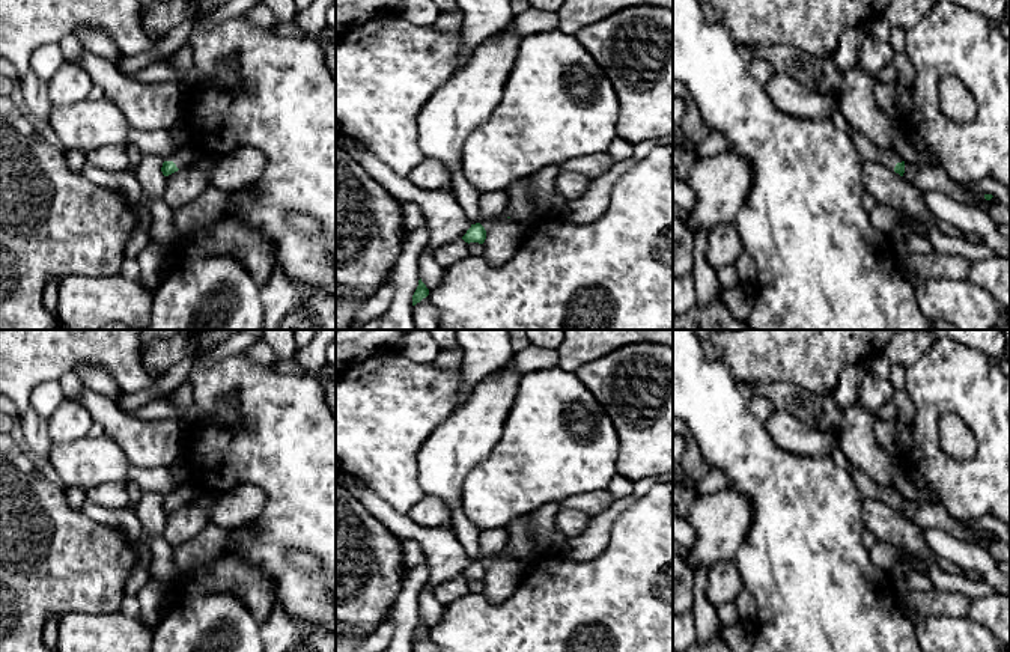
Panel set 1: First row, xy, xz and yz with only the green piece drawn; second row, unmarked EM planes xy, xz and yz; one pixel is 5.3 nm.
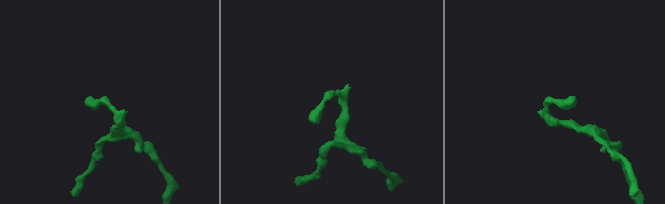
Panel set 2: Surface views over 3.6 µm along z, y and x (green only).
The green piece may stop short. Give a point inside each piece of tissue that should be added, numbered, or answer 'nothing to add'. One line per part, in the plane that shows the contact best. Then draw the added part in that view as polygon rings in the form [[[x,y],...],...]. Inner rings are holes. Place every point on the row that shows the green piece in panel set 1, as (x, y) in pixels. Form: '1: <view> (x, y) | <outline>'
1: xy (182, 157) | [[[187,143],[184,148],[173,152],[166,161],[173,161],[178,169],[185,169],[191,164],[191,161],[199,155],[197,146],[193,143]]]

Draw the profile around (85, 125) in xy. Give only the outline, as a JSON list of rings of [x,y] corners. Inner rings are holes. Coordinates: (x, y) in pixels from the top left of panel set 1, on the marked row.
[[[108,98],[53,105],[48,123],[65,151],[78,149],[86,154],[101,146],[125,146],[131,128],[122,108]]]

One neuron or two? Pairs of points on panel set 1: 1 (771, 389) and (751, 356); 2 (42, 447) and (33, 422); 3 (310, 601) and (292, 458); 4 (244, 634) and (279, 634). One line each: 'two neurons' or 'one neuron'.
1: two neurons
2: one neuron
3: one neuron
4: two neurons

